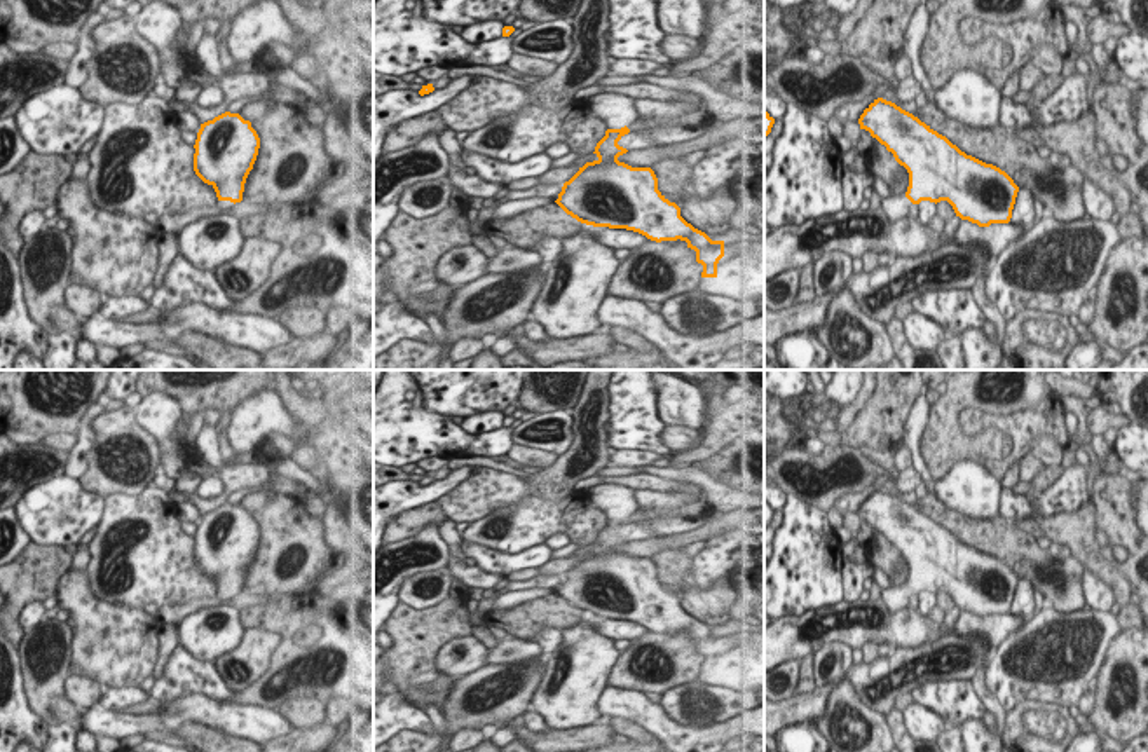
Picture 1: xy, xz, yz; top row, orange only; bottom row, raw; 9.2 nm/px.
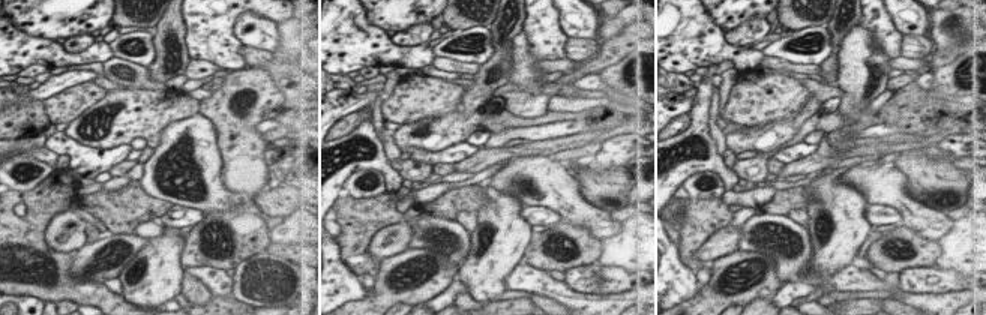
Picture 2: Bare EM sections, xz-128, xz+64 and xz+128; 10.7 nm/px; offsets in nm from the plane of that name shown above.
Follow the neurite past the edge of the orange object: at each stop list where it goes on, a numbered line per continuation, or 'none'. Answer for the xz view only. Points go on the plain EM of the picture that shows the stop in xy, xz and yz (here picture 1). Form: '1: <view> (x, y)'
1: xz (616, 501).

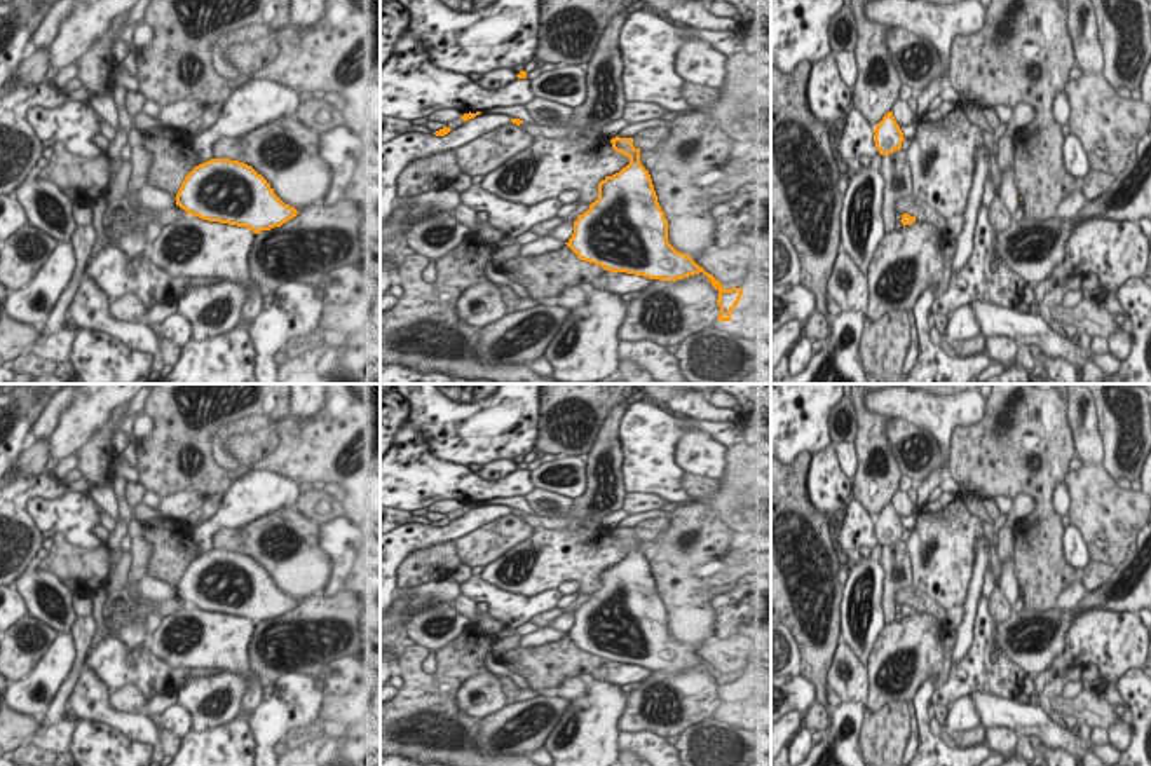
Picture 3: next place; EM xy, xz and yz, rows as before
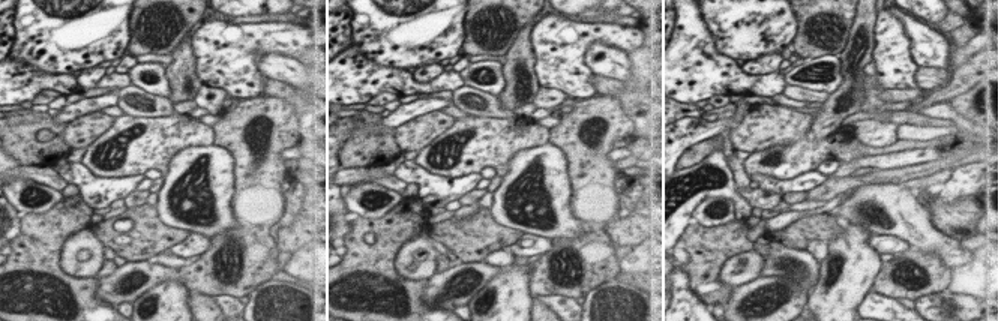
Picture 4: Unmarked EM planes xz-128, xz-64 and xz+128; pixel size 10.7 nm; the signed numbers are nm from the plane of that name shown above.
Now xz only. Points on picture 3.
none.

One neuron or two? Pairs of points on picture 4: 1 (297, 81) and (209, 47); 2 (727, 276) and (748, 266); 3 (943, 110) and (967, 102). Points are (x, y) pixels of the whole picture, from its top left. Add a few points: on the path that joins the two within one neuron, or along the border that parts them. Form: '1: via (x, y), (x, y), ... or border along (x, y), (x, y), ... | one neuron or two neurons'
1: border along (293, 57), (278, 53), (261, 53), (254, 59) | two neurons
2: via (731, 273), (743, 267) | one neuron
3: border along (947, 102), (967, 122), (971, 131) | two neurons

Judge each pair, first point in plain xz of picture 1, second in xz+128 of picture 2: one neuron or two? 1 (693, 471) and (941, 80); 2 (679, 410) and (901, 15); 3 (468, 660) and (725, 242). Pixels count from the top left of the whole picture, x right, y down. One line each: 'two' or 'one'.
1: two
2: one
3: one

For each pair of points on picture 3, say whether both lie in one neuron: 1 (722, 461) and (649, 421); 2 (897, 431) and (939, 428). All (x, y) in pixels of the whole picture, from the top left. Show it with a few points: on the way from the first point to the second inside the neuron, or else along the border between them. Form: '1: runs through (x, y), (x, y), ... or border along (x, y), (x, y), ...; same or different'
1: border along (721, 442), (687, 430), (674, 461); different
2: border along (888, 417), (923, 428), (935, 440), (942, 466); different

